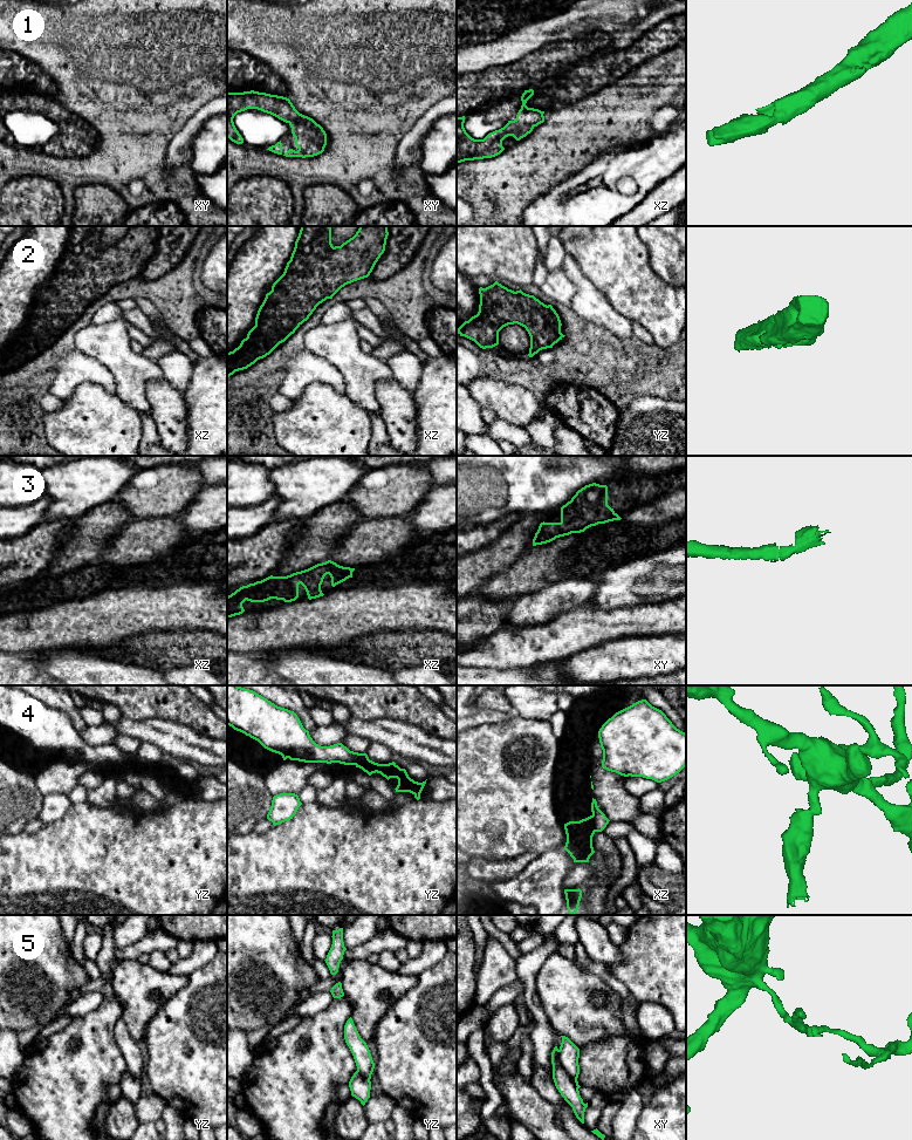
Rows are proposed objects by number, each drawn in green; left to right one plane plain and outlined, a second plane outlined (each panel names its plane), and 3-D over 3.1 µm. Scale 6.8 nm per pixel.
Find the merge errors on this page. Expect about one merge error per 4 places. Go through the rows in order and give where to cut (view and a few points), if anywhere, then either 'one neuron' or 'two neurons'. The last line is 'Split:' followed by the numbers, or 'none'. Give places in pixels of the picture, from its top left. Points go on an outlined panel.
1: cut none; one neuron
2: cut none; one neuron
3: cut none; one neuron
4: cut xz (591, 816), (595, 831); two neurons
5: cut xy (559, 1050), (559, 1063), (578, 1087); two neurons
Split: 4, 5

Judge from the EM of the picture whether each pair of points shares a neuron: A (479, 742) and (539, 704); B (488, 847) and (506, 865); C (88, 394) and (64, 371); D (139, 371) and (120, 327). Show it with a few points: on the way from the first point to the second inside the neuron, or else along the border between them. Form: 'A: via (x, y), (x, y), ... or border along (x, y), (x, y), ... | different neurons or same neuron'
A: border along (516, 714), (522, 717), (547, 719) | different neurons
B: border along (527, 852), (501, 859), (473, 858) | different neurons
C: border along (105, 389), (96, 384), (82, 382), (63, 400) | different neurons
D: via (129, 361), (120, 352), (120, 338) | same neuron

